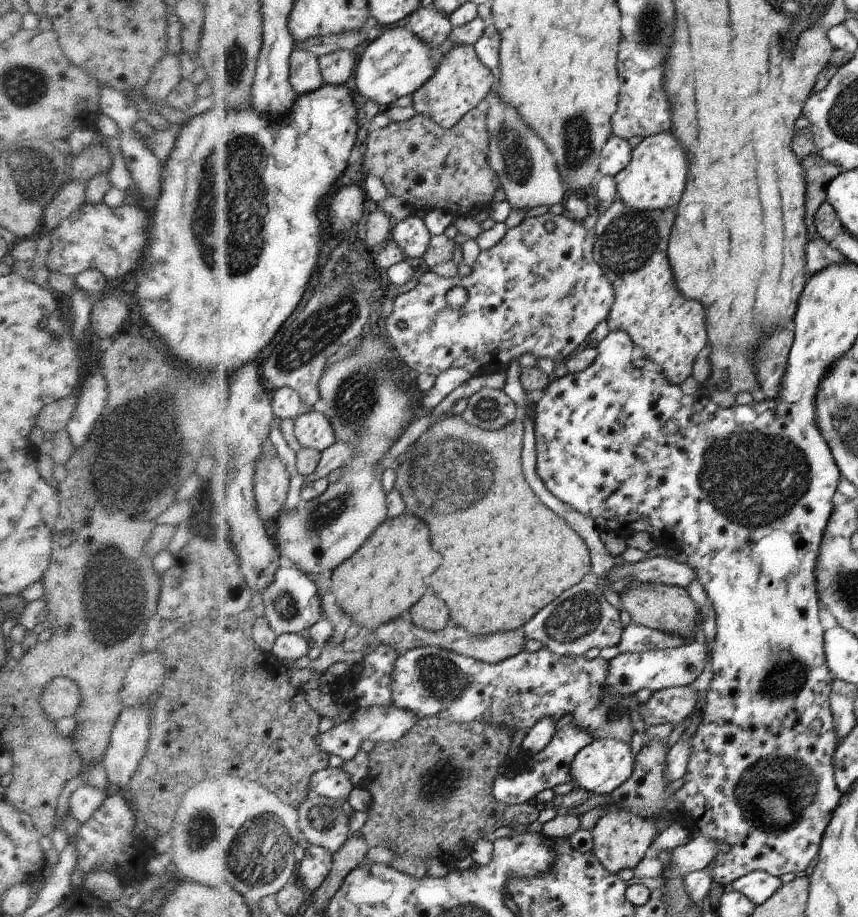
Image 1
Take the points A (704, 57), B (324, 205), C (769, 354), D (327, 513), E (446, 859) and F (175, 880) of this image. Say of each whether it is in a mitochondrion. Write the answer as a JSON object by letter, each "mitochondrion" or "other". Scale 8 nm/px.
{"A":"other","B":"other","C":"mitochondrion","D":"mitochondrion","E":"other","F":"other"}

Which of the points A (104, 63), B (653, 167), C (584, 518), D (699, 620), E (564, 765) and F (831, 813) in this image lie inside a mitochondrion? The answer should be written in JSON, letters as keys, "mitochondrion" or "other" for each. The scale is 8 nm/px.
{"A":"other","B":"other","C":"other","D":"other","E":"other","F":"other"}

